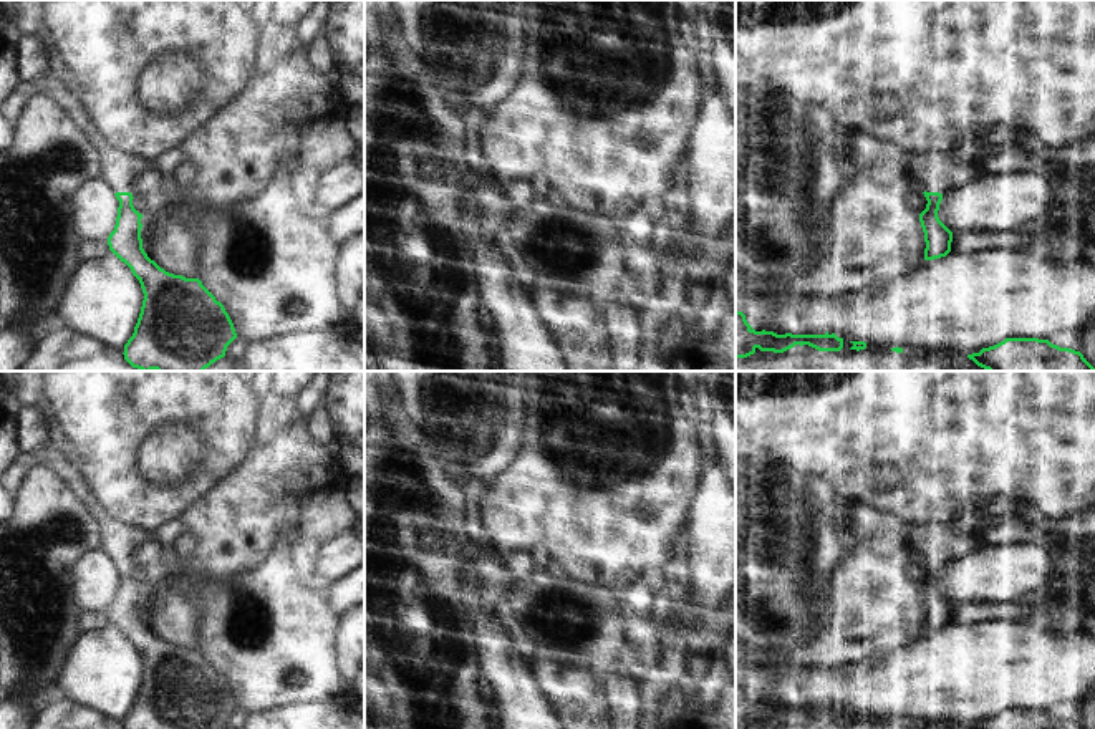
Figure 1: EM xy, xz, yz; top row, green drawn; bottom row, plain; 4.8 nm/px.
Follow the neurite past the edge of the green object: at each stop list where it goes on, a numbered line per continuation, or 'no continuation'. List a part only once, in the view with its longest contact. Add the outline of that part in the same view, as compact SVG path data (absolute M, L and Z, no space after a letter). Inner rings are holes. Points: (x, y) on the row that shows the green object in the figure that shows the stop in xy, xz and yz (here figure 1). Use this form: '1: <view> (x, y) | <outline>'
1: xy (120, 171) | M45 73L36 80L20 81L18 91L12 93L8 99L0 101L0 116L13 124L23 104L33 96L51 99L73 119L75 126L98 152L99 177L114 194L131 192L133 197L136 197L134 184L139 176L151 167L151 162L108 146L88 114L83 111L78 98L73 96L61 78Z

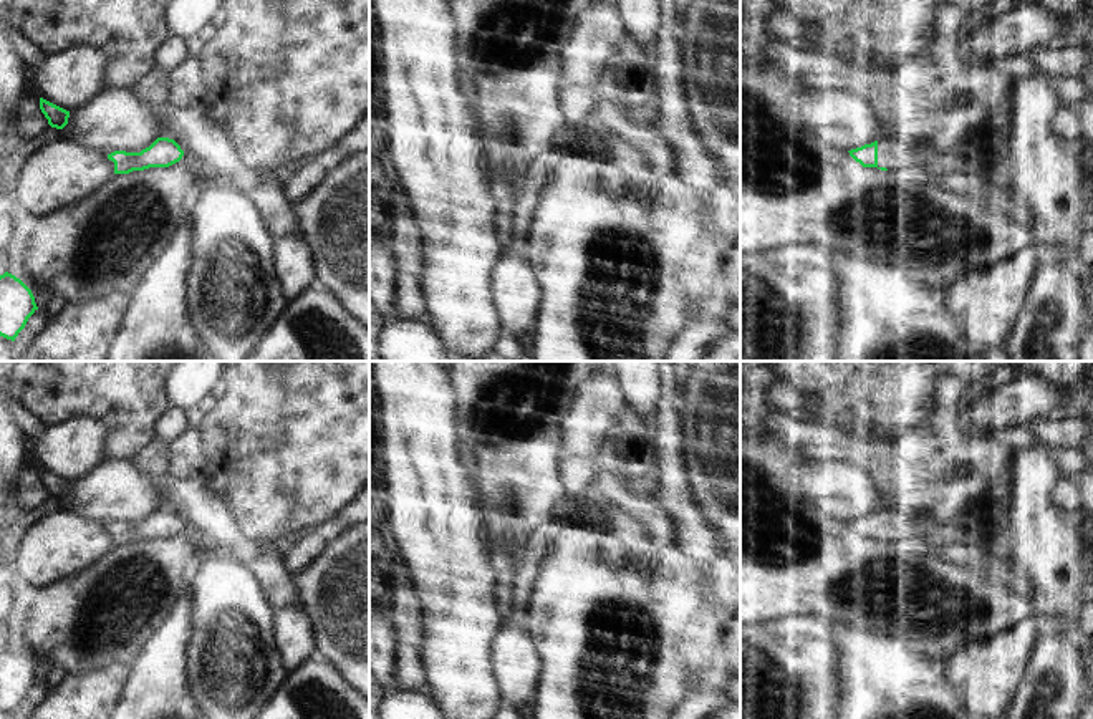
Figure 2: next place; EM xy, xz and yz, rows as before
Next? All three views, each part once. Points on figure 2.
1: yz (914, 161) | M879 139L878 167L929 181L946 174L975 171L977 154L965 147L956 154L942 156L919 146L909 147L898 141Z

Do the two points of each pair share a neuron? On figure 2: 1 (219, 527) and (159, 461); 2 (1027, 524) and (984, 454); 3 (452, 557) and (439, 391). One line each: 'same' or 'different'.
1: same
2: different
3: same

